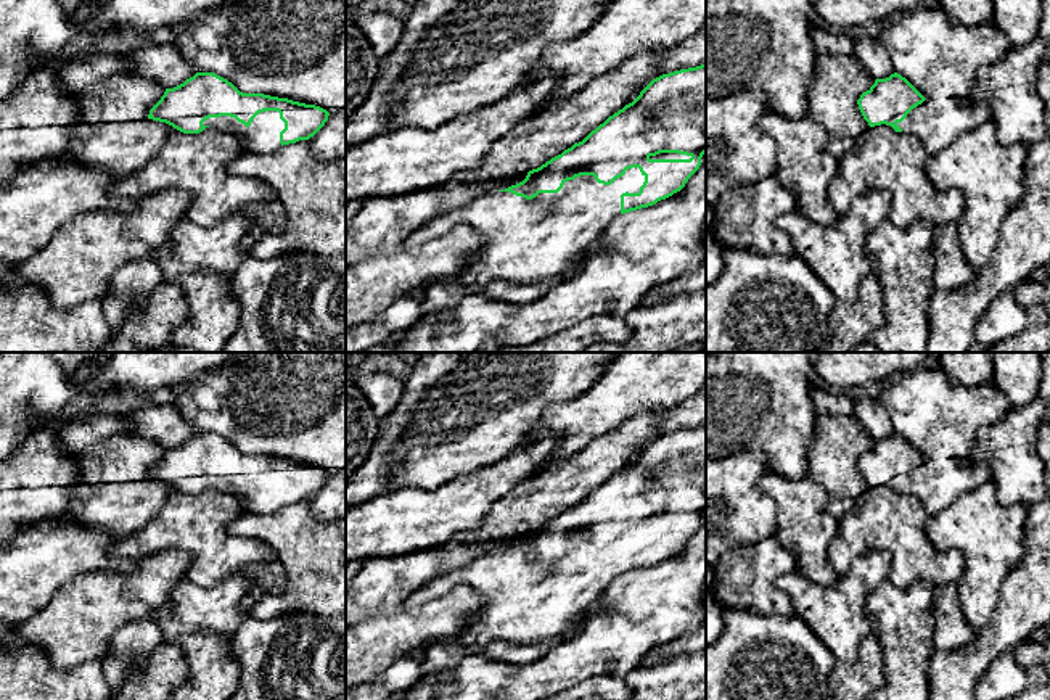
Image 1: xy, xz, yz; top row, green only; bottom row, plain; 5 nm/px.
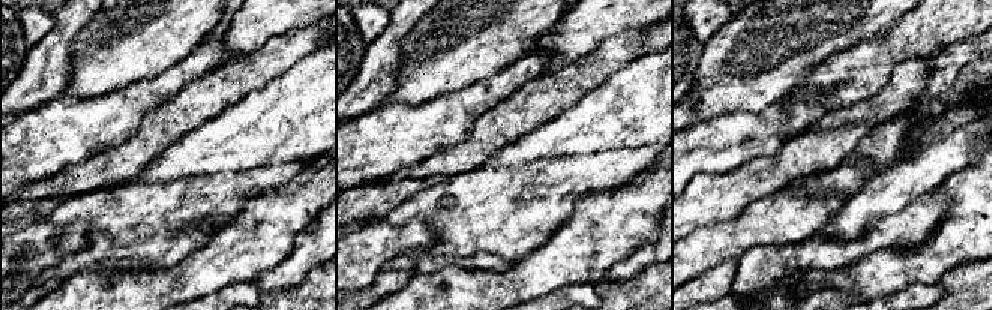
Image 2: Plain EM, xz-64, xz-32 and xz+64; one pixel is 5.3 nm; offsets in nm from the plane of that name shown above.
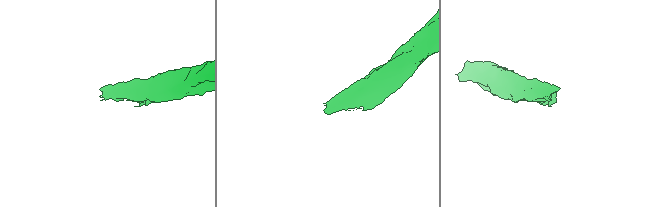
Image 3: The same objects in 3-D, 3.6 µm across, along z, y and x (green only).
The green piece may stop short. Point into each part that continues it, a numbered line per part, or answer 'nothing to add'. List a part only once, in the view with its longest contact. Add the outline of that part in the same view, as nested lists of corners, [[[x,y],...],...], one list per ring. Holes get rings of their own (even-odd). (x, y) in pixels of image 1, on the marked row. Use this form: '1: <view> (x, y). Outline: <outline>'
1: xz (526, 240). Outline: [[[632,167],[611,185],[598,183],[593,175],[580,175],[564,182],[558,193],[539,193],[532,200],[510,191],[486,193],[415,232],[407,240],[405,249],[442,237],[453,225],[468,225],[479,232],[486,243],[471,257],[465,272],[452,278],[453,282],[484,285],[490,280],[508,280],[532,285],[561,274],[589,245],[600,240],[603,230],[621,216],[621,195],[638,193],[643,182],[640,169]]]

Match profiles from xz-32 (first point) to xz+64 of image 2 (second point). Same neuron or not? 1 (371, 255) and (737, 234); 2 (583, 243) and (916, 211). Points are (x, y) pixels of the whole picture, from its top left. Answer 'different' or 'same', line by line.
1: same
2: different

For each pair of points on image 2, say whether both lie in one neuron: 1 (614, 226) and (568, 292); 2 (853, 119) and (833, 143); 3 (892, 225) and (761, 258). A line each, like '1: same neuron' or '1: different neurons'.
1: different neurons
2: same neuron
3: same neuron

